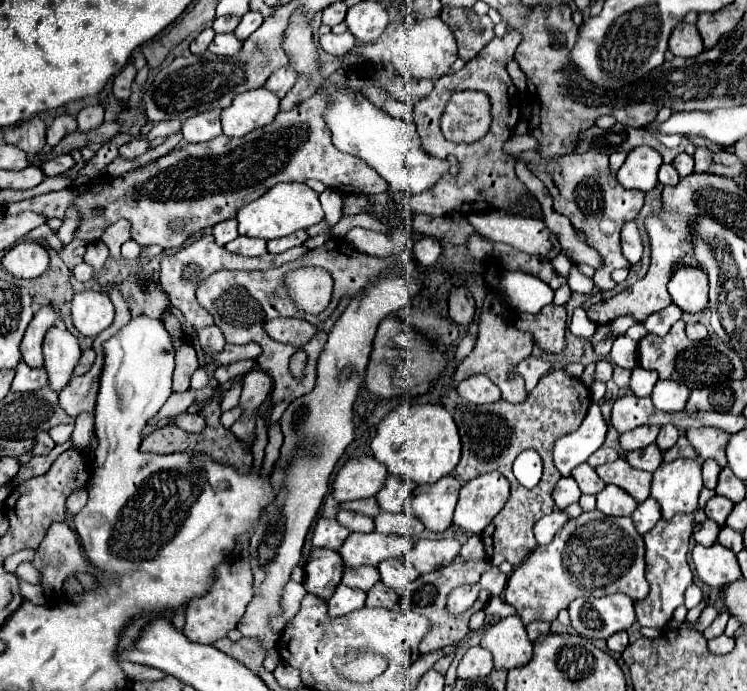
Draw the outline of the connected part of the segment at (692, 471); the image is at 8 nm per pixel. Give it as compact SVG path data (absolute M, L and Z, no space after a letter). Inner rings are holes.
M679 458L673 462L663 462L653 472L651 496L659 502L663 520L671 520L675 514L699 510L697 498L701 488L701 464L697 460Z

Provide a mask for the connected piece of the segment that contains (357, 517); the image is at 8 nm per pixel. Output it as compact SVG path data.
M339 510L337 522L341 526L349 528L351 532L373 532L373 528L375 528L371 516L363 516L359 512L347 512L347 510Z

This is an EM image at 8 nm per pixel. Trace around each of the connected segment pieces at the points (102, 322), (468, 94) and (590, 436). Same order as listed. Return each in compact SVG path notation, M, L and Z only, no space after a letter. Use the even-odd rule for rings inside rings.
M85 290L73 296L71 314L73 314L75 328L83 336L97 336L99 332L111 326L115 308L107 294Z
M465 90L453 94L441 118L443 136L453 142L481 140L491 126L491 102L485 92Z
M591 404L581 426L575 432L561 436L555 442L553 460L557 470L563 476L571 476L571 470L575 466L587 462L587 458L601 448L605 434L607 434L607 424L601 416L601 410L597 404Z

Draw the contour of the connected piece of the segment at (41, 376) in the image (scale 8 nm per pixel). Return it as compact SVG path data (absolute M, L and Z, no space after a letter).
M25 362L17 366L11 392L33 392L37 388L47 386L47 370L45 368L31 368Z

